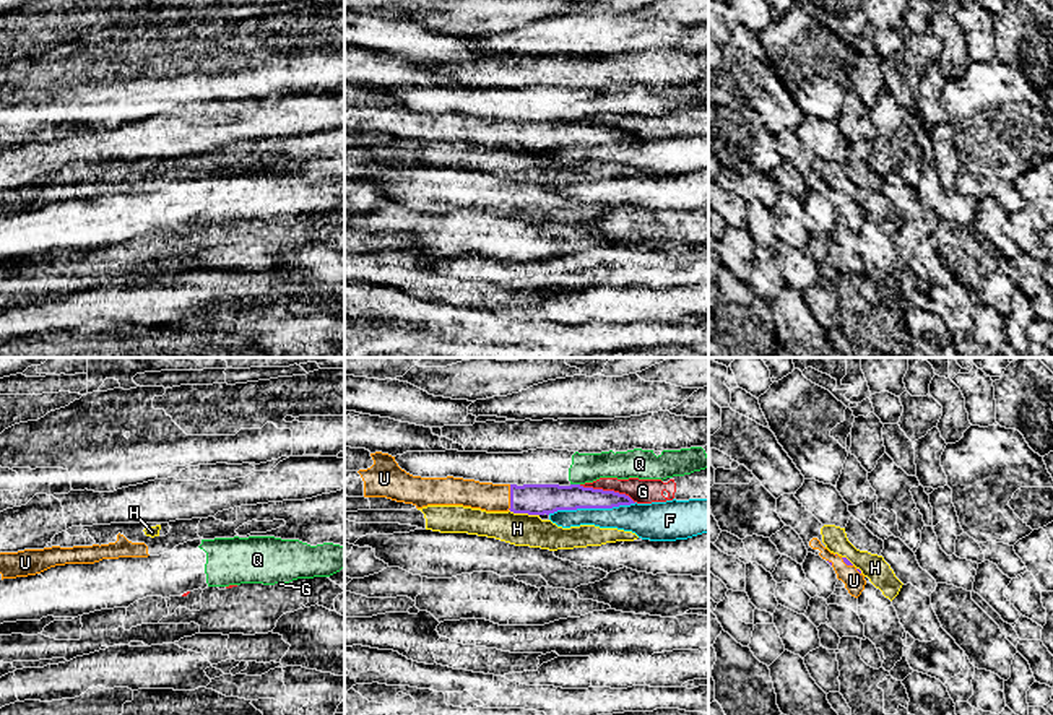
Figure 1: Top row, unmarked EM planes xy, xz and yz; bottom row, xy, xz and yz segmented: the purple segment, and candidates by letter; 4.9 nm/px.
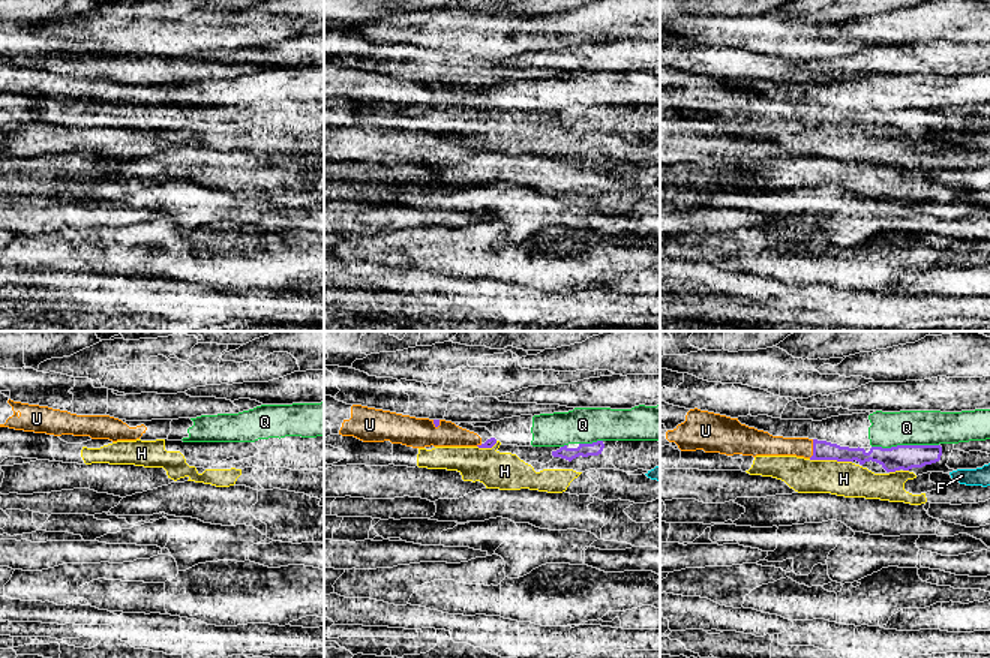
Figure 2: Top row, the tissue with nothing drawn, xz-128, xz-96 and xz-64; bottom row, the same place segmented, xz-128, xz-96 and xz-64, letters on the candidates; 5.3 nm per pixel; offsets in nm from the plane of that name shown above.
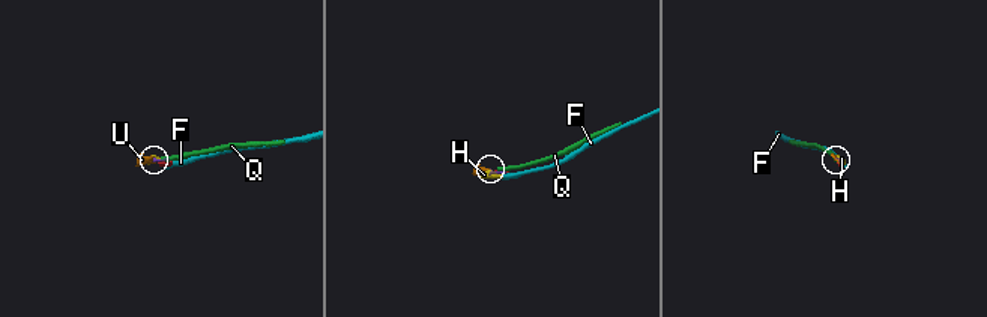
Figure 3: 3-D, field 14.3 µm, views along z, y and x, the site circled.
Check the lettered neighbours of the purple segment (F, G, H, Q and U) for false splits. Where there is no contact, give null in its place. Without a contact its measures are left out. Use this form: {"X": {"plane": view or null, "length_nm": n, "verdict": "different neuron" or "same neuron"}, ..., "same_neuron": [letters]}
{"F": {"plane": "xz", "length_nm": 440, "verdict": "different neuron"}, "G": {"plane": "xz", "length_nm": 300, "verdict": "different neuron"}, "H": {"plane": "xz", "length_nm": 160, "verdict": "different neuron"}, "Q": {"plane": "xz", "length_nm": 50, "verdict": "different neuron"}, "U": {"plane": "xz", "length_nm": 130, "verdict": "same neuron"}, "same_neuron": ["U"]}

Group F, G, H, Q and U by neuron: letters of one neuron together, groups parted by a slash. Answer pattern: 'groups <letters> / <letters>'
groups F / G / H / Q / U

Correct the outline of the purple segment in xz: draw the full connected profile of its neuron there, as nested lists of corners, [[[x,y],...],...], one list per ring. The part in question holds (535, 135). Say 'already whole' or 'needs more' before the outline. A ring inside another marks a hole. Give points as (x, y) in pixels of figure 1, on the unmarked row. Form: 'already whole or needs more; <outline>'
needs more; [[[370,89],[374,101],[367,106],[344,107],[344,132],[387,133],[427,141],[463,141],[486,148],[514,148],[549,151],[557,146],[613,145],[635,140],[614,127],[583,124],[580,120],[492,120],[463,114],[421,114],[401,106],[395,93]]]

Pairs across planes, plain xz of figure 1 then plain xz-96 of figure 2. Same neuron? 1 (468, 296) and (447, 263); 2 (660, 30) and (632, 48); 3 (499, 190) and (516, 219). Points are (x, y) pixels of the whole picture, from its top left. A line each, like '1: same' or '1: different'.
1: same
2: different
3: different

